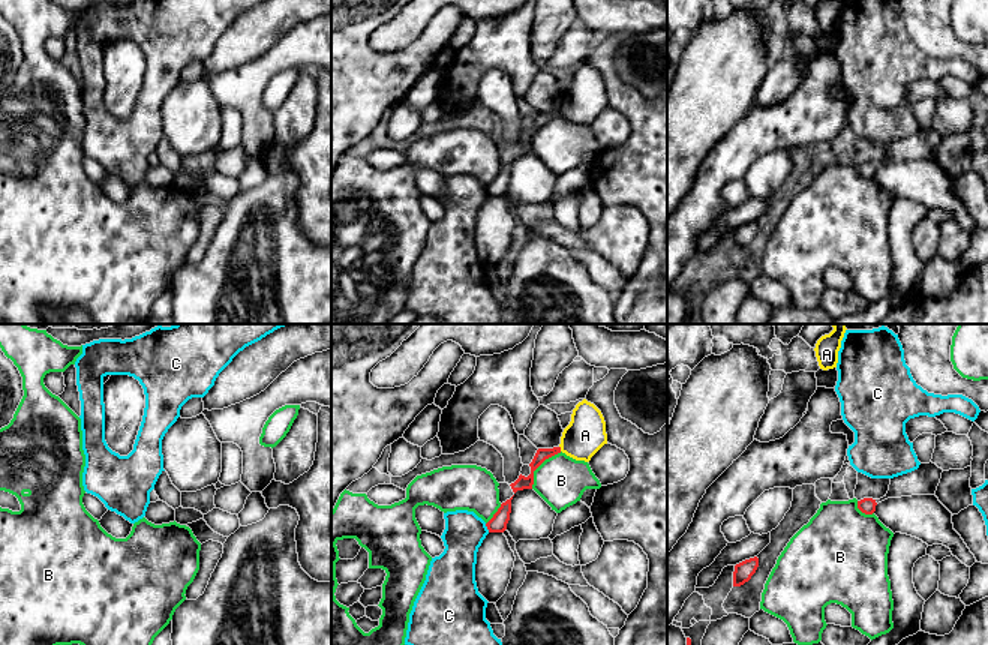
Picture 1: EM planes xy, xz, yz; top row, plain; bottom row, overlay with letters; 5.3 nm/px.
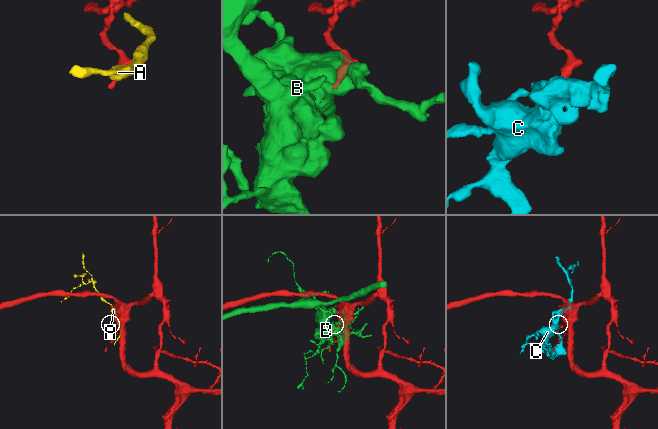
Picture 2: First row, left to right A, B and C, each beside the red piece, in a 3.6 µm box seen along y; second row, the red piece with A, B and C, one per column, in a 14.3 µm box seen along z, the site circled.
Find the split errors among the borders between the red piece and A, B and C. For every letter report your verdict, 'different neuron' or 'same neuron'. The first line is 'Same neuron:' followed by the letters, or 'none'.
Same neuron: none
A: different neuron
B: different neuron
C: different neuron

